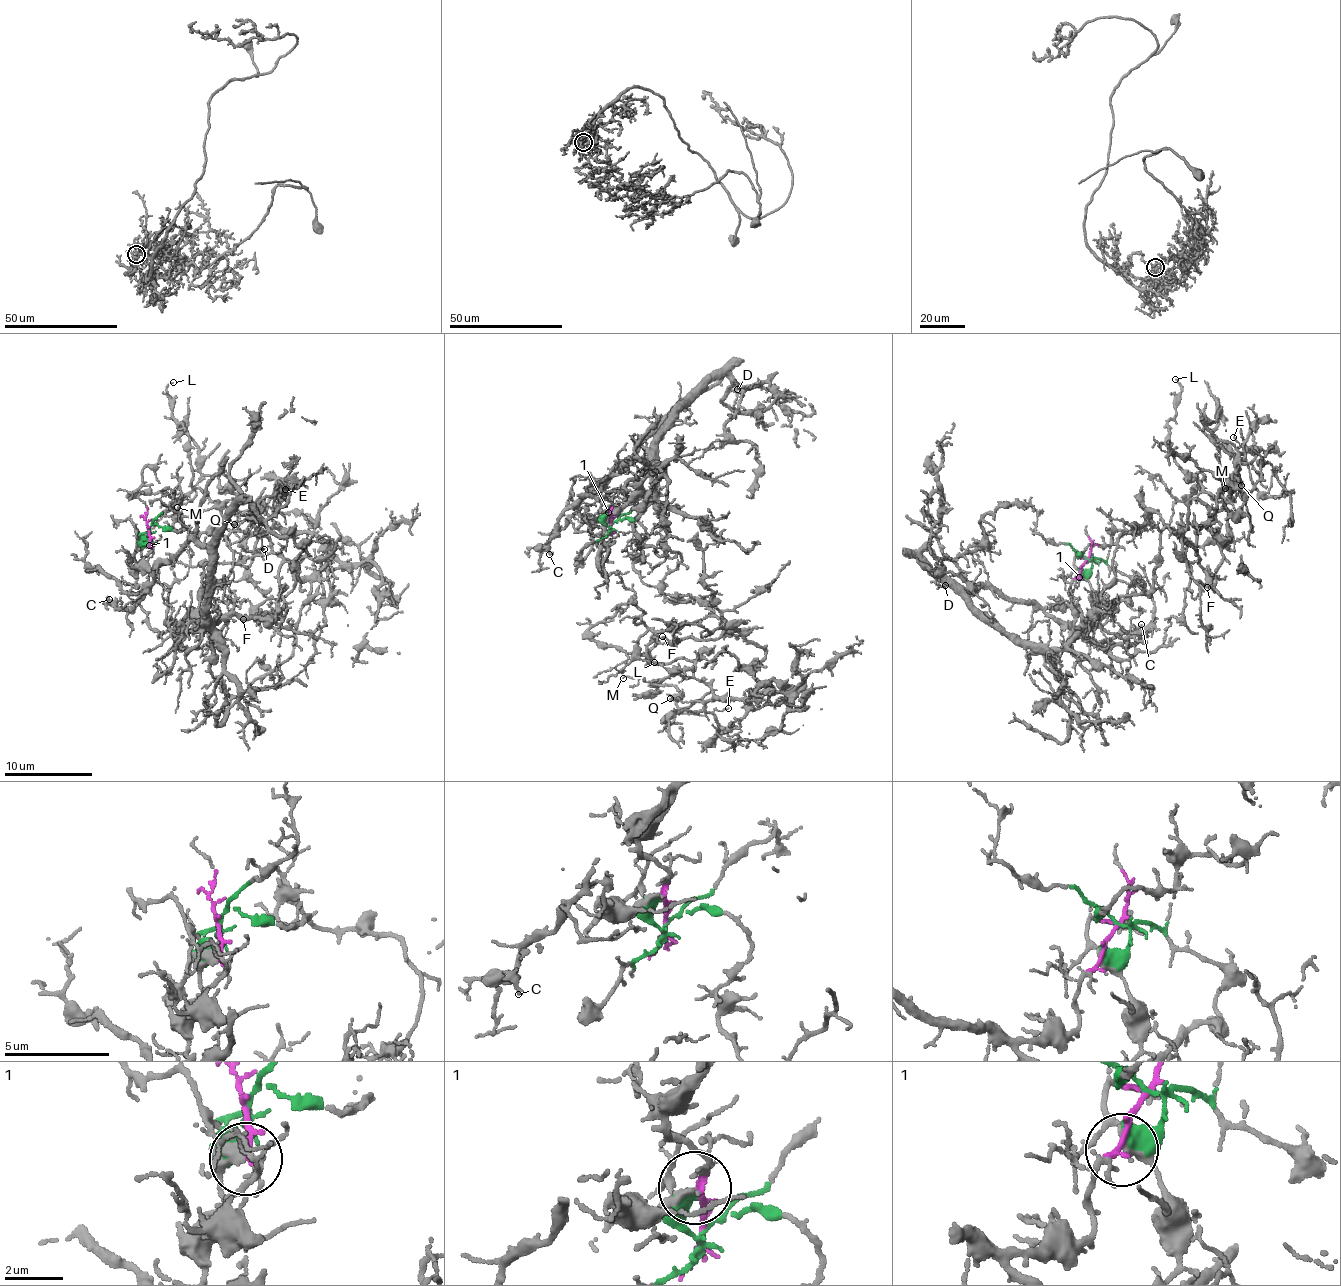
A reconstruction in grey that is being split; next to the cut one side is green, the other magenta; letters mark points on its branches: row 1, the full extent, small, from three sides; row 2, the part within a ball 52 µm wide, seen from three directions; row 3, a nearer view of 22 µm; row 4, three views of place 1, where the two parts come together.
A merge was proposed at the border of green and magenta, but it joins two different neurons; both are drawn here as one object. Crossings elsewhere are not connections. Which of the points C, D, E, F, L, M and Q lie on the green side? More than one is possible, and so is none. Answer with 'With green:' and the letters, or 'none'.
With green: E, F, L, M, Q

